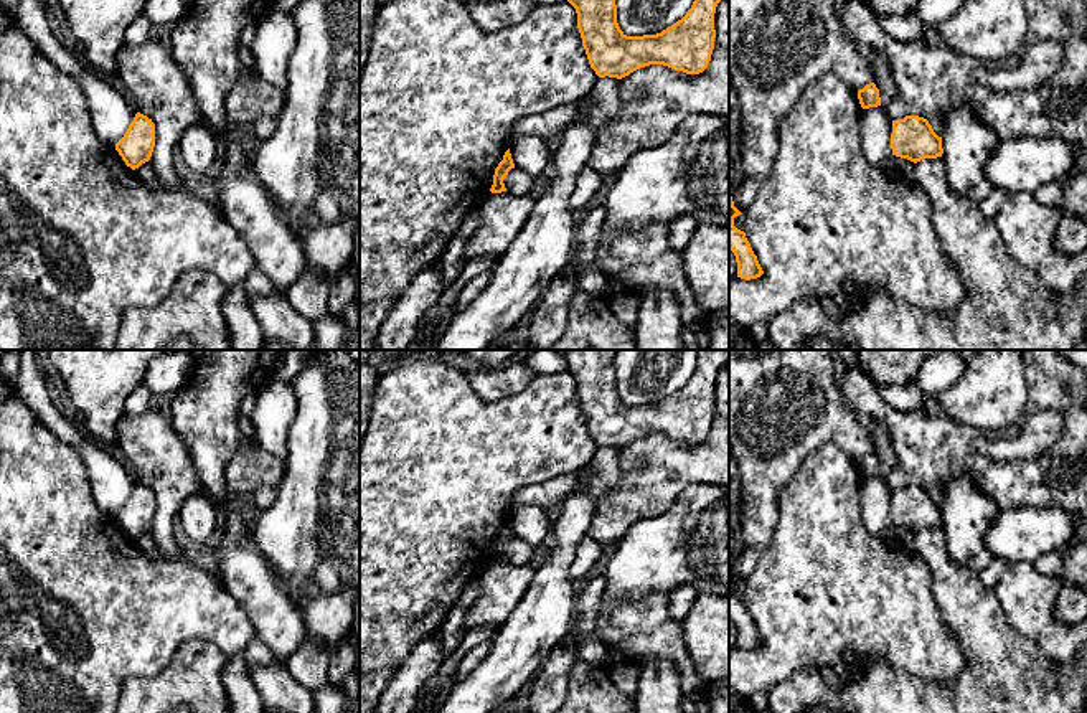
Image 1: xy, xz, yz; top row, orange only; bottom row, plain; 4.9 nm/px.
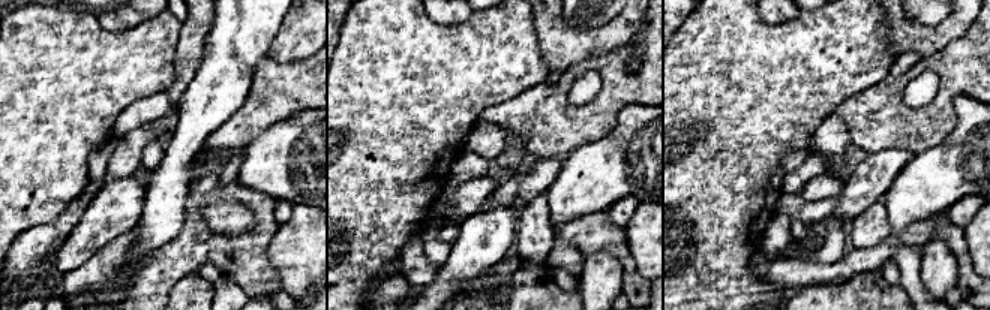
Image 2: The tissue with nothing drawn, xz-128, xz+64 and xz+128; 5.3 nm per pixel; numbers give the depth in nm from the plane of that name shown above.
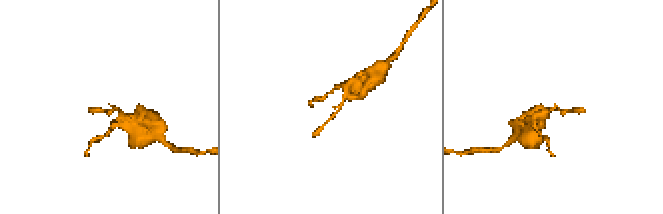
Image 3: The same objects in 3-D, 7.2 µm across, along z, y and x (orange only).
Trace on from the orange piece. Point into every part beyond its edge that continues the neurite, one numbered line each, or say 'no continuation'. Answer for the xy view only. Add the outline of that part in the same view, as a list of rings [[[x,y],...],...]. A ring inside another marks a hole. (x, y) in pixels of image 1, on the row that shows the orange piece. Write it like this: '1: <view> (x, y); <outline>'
no continuation

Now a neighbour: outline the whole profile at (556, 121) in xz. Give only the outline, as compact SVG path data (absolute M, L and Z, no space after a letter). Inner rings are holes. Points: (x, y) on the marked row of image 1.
M587 99L571 106L553 107L541 114L529 114L513 125L513 137L551 139L562 135L571 125L582 119L587 111Z

